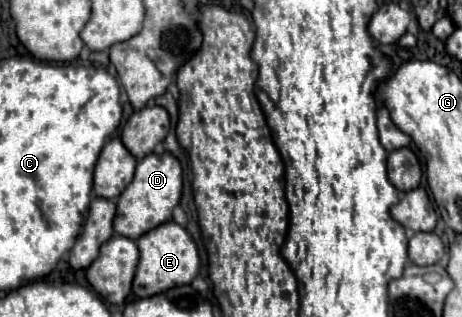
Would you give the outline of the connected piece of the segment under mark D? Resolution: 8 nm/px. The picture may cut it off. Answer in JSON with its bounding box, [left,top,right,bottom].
[114,154,182,240]

